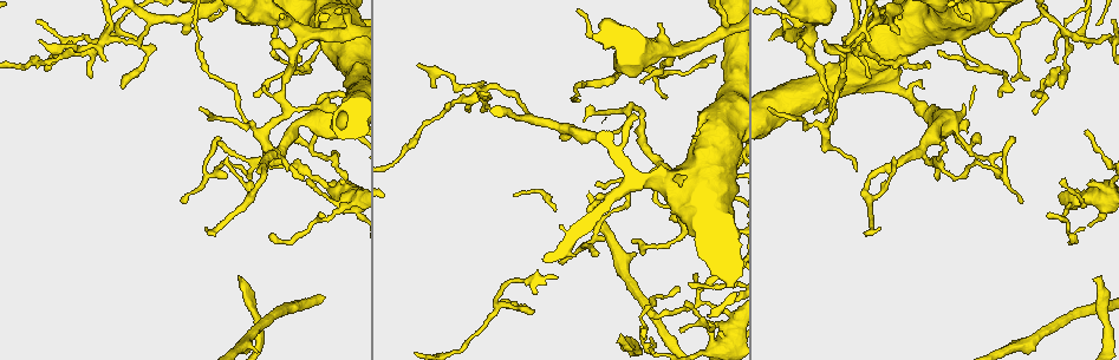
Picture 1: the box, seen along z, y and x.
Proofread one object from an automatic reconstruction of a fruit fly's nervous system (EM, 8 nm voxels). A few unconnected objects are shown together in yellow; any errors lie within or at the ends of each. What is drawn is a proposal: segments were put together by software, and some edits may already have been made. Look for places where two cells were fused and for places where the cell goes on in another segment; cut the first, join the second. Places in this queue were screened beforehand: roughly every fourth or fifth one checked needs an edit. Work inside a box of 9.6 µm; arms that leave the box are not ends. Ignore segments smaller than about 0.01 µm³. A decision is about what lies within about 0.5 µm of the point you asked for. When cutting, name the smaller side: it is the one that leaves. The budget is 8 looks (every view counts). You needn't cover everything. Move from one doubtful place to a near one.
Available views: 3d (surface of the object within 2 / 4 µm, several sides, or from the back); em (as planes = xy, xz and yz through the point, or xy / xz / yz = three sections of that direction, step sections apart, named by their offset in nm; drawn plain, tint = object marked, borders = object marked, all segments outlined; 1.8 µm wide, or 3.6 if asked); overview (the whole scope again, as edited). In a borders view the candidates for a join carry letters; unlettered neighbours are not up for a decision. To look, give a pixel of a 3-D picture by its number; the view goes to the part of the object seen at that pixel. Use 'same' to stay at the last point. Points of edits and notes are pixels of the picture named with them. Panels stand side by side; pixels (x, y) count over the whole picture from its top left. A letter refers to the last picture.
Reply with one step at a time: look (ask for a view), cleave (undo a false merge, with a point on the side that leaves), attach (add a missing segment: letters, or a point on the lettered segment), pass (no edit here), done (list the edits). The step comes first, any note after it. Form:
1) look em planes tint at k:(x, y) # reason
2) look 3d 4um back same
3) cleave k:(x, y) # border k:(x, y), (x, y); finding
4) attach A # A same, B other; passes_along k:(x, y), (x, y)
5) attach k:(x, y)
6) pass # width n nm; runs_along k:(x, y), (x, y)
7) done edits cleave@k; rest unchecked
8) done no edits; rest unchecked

look em planes tint at 1:(598, 253)

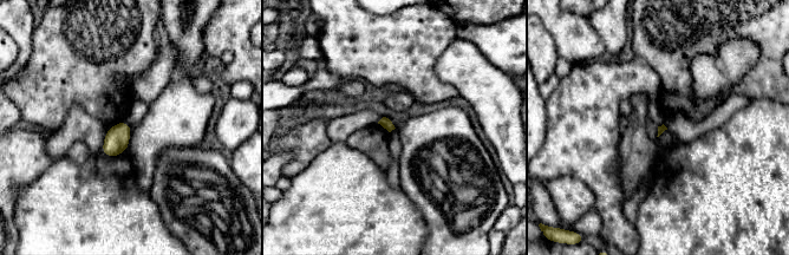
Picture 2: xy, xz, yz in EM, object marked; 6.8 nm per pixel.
look em planes borders same # what lies round it

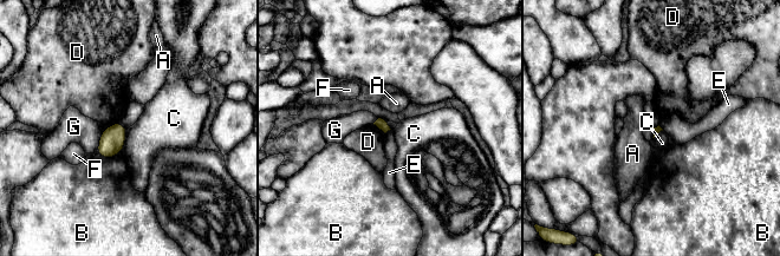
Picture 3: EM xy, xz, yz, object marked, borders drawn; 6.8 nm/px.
pass # A other, B other, C other, D other, E other, F other, G other; border 3:(128, 129), (121, 152); none of them fits

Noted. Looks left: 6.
look 3d 4um at 1:(238, 275) # free end

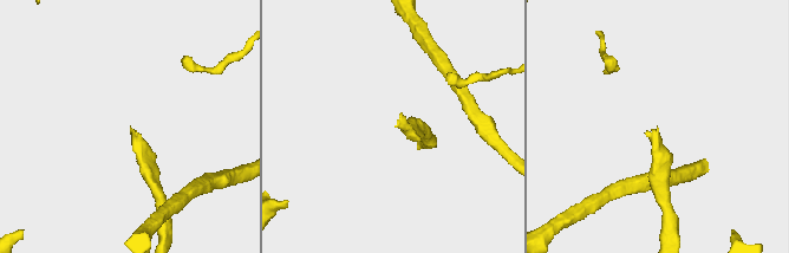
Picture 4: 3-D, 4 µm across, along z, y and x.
look em planes borders at 4:(394, 127) # need the tissue

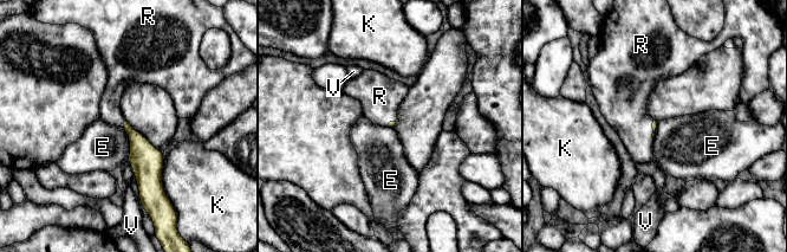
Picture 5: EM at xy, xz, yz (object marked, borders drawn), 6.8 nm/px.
attach R # E other, K other, R same, V other; passes_along 5:(143, 155), (124, 124), (110, 111); it goes on there

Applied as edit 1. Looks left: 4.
look em xz step 16 tint at 1:(185, 201)

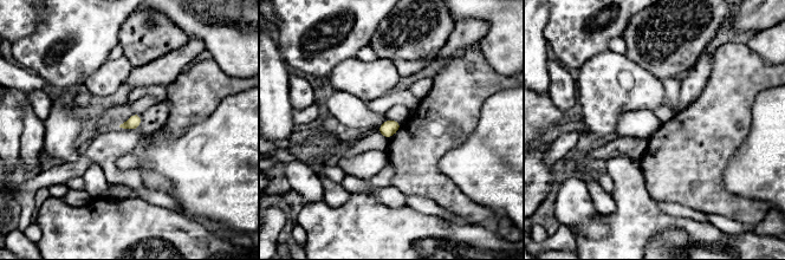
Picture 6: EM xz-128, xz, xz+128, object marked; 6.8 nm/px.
look em planes borders same # cut it another way

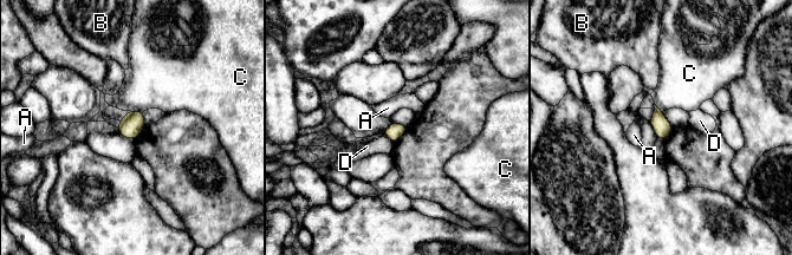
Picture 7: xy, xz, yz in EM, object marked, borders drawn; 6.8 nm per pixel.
pass # width 110 nm; A other, B other, C other, D other; border 7:(383, 133), (394, 143); none of them fits

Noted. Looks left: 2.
done edits attach@5; rest unchecked

